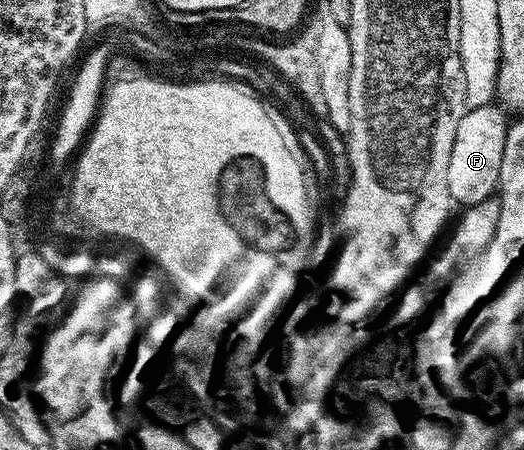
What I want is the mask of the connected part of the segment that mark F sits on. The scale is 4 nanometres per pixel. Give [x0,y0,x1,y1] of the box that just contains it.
[448,104,508,200]

